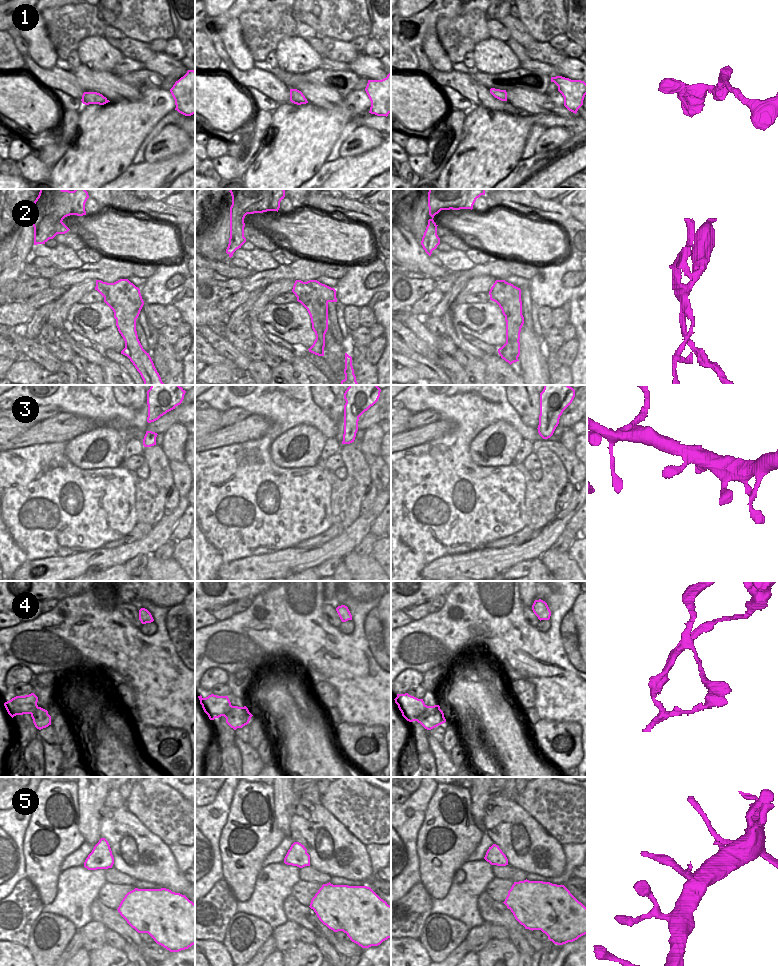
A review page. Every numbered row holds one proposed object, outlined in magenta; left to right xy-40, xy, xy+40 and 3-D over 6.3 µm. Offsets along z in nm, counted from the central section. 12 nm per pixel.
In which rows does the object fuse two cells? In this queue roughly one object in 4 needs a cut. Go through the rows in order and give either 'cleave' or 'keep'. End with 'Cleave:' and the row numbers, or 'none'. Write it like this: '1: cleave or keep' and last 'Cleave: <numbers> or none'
1: keep
2: cleave
3: keep
4: cleave
5: keep
Cleave: 2, 4

